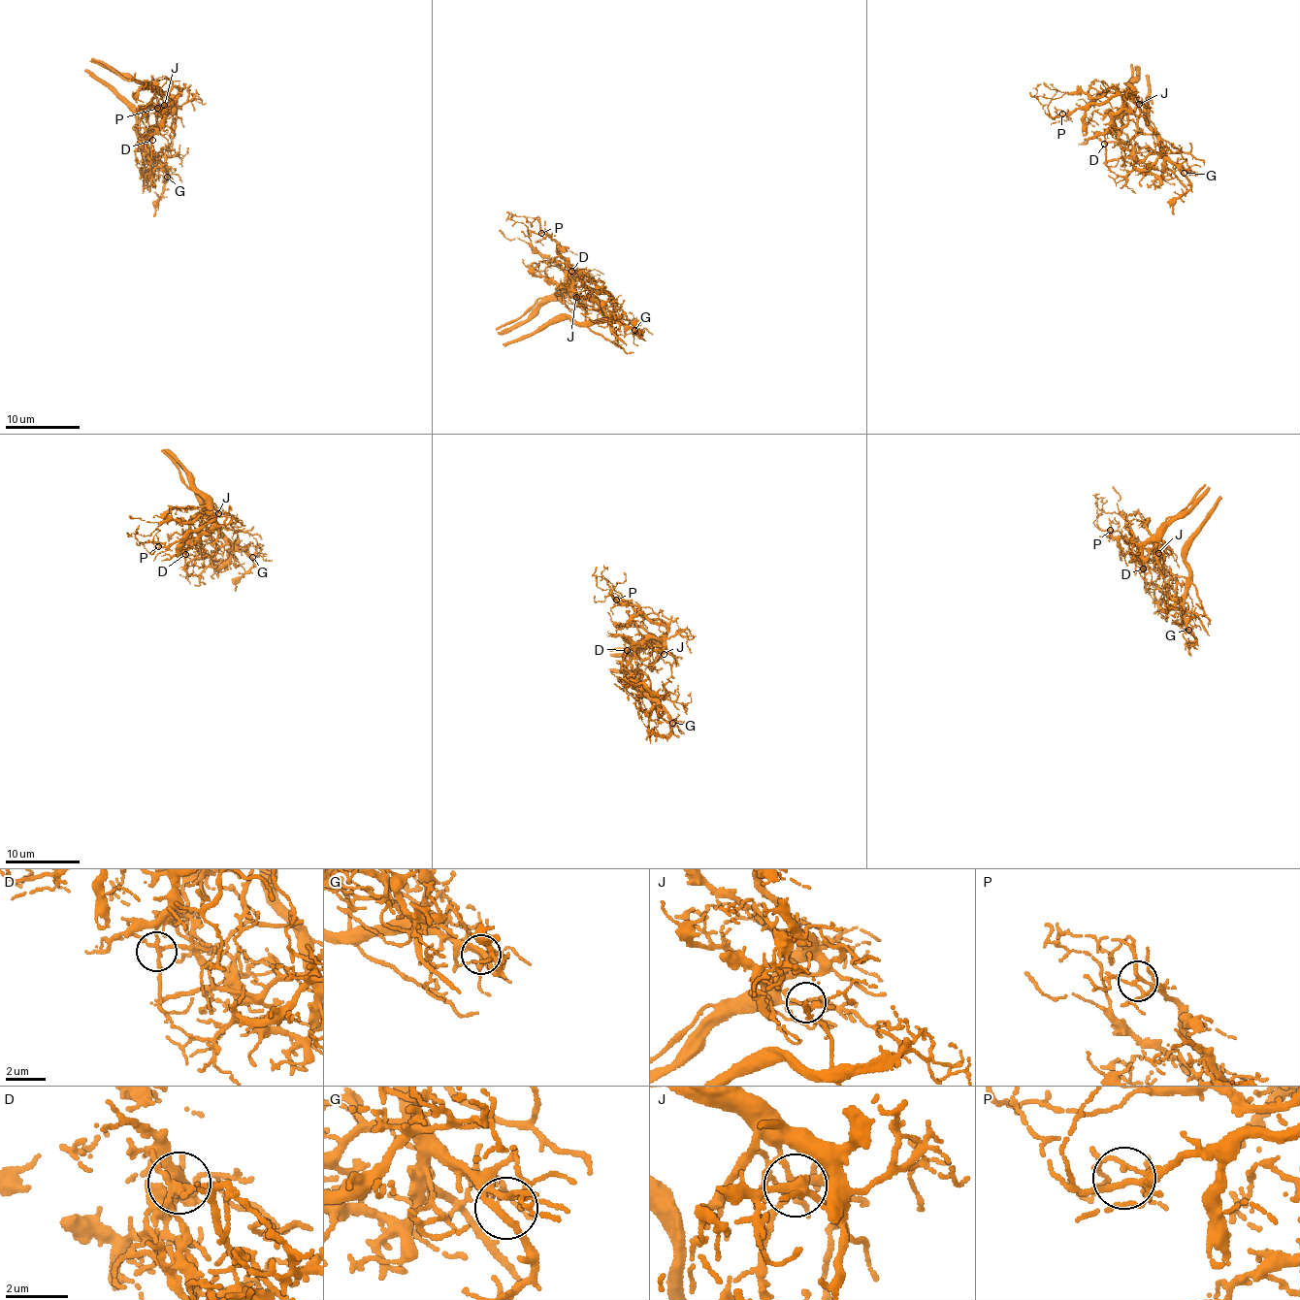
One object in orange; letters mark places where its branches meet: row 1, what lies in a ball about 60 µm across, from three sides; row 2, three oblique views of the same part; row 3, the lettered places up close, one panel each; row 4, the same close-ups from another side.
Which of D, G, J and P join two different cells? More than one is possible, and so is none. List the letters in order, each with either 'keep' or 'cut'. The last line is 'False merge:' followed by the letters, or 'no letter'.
D: cut
G: keep
J: keep
P: keep
False merge: D

